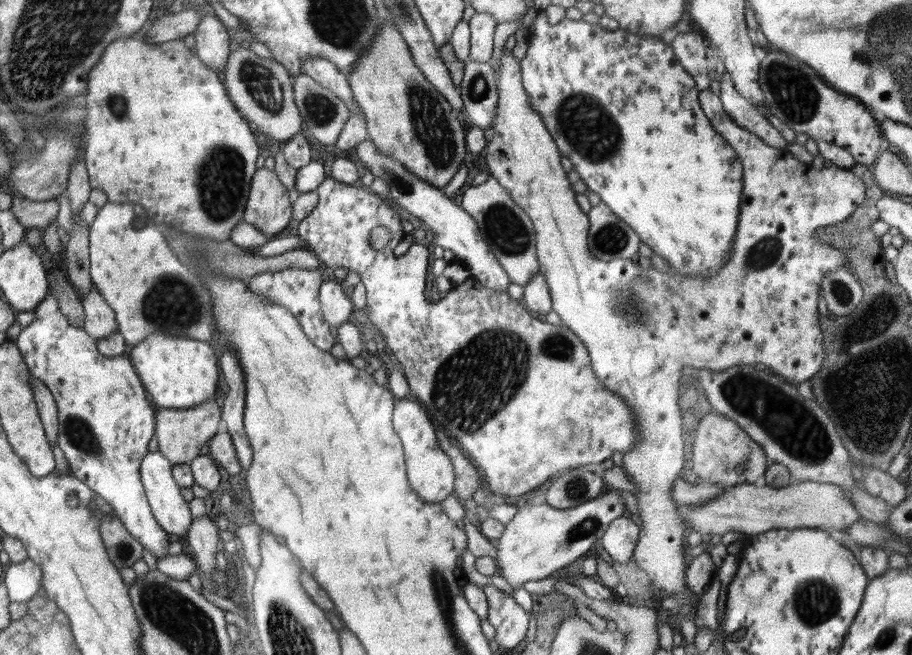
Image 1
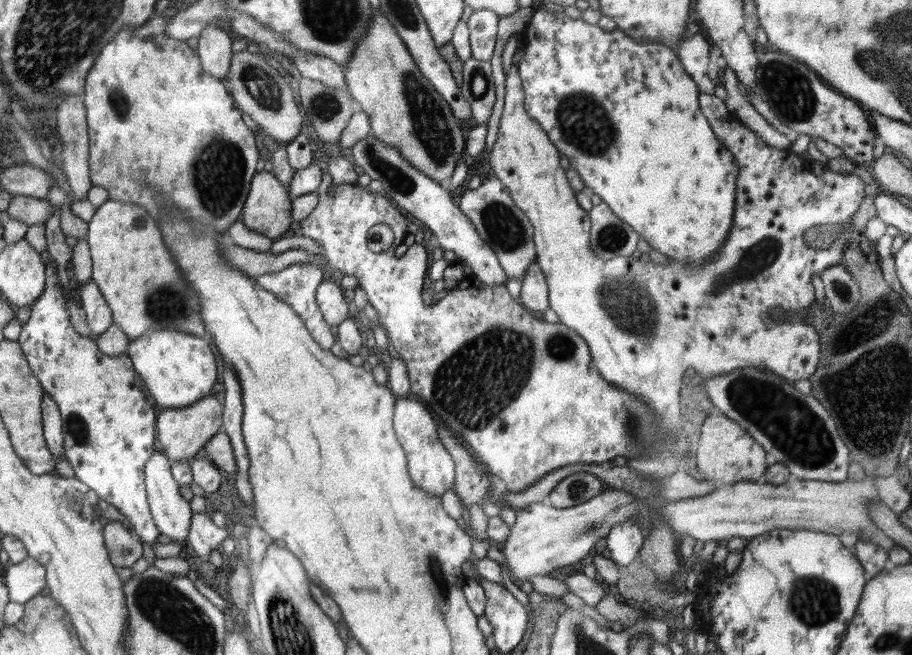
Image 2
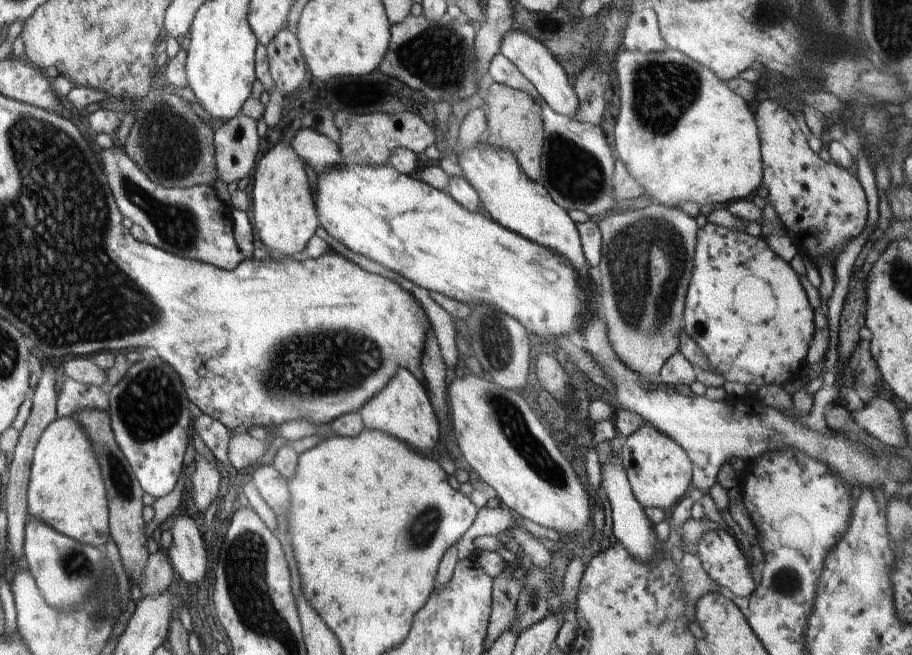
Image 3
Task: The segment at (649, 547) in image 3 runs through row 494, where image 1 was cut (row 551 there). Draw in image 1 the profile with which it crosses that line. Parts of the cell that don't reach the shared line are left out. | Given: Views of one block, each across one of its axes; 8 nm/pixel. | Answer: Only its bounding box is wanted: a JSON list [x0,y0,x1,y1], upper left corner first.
[600,515,639,564]

